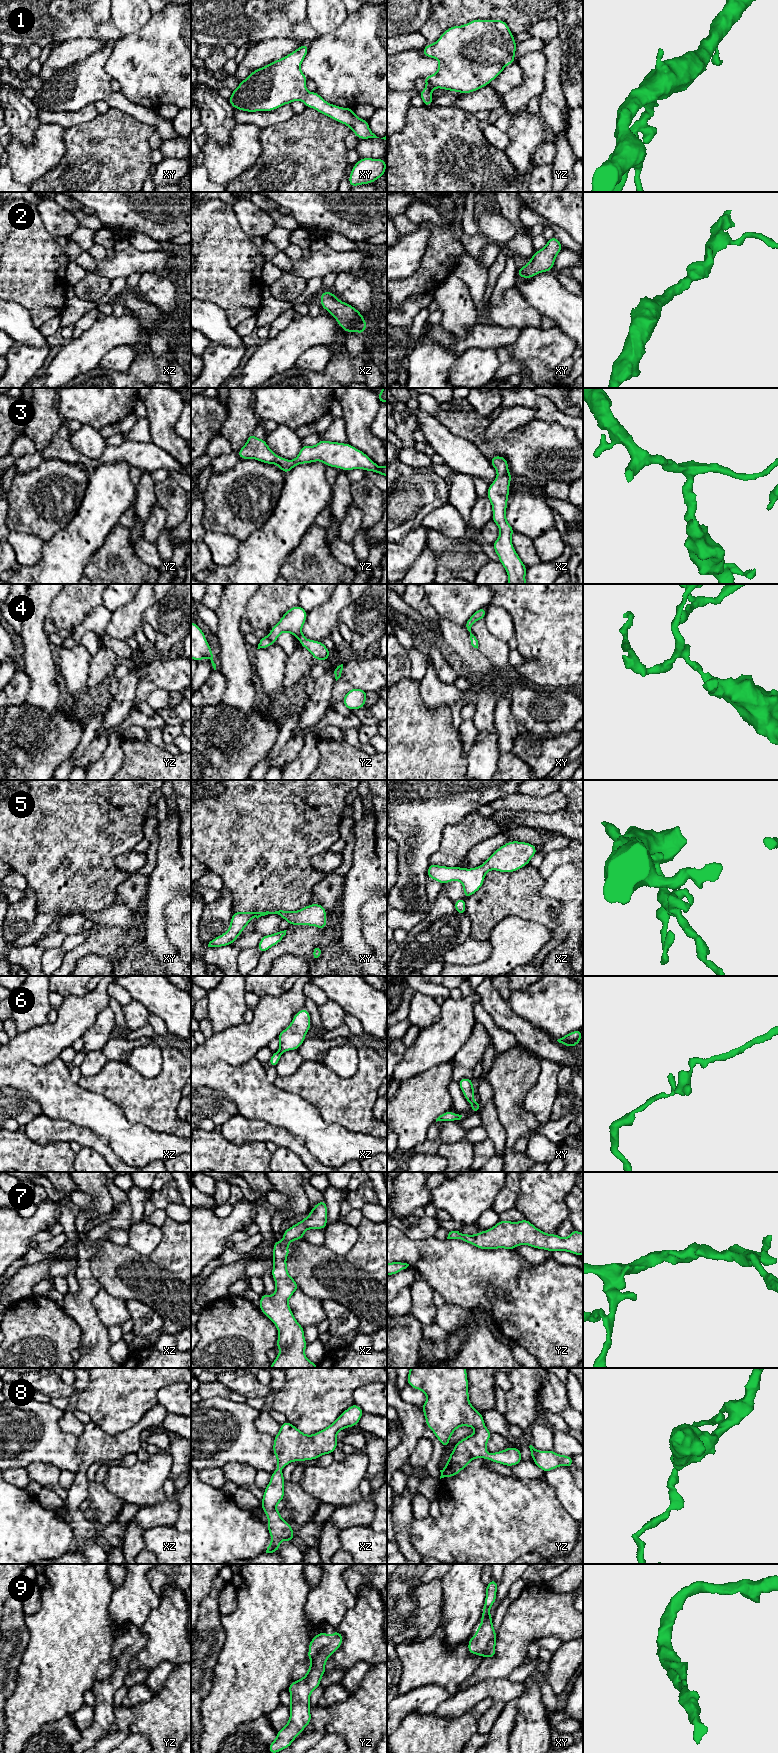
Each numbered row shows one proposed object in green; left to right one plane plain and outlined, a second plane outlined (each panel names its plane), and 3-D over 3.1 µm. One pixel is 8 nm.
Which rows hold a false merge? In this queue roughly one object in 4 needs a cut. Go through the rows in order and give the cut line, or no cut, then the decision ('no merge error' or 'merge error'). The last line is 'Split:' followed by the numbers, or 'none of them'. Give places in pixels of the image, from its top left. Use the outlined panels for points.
1: no cut | no merge error
2: no cut | no merge error
3: no cut | no merge error
4: no cut | no merge error
5: no cut | no merge error
6: xy (476, 1102), (472, 1105) | merge error
7: no cut | no merge error
8: no cut | no merge error
9: no cut | no merge error
Split: 6

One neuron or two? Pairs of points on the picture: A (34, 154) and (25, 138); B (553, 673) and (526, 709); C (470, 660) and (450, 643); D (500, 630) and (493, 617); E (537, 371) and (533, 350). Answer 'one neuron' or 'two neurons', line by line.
A: two neurons
B: two neurons
C: one neuron
D: one neuron
E: two neurons

